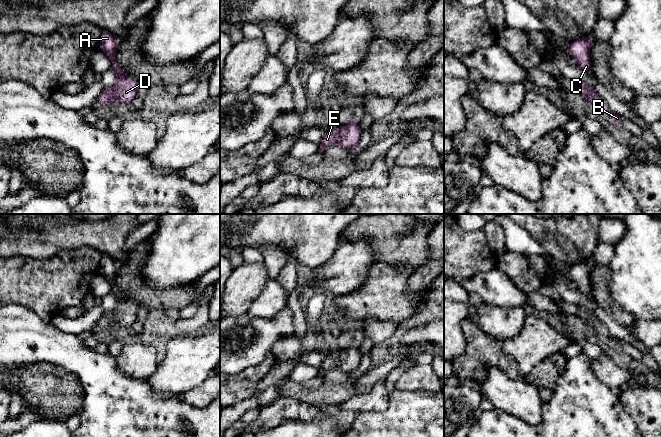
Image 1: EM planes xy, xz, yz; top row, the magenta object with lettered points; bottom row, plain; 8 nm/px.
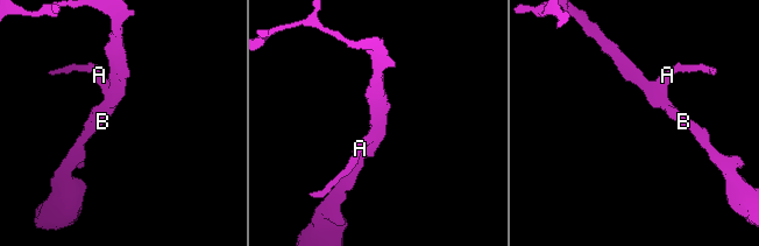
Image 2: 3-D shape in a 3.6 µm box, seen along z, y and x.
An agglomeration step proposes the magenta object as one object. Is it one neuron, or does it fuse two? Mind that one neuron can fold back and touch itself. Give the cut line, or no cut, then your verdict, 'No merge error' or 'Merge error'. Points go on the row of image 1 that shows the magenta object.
No split. No merge error

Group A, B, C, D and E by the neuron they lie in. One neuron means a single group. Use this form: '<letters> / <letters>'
A B C D E

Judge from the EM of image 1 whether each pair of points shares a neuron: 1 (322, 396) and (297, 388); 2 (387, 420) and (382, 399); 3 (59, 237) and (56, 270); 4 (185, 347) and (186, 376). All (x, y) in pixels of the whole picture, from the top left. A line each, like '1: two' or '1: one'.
1: one
2: two
3: two
4: one

